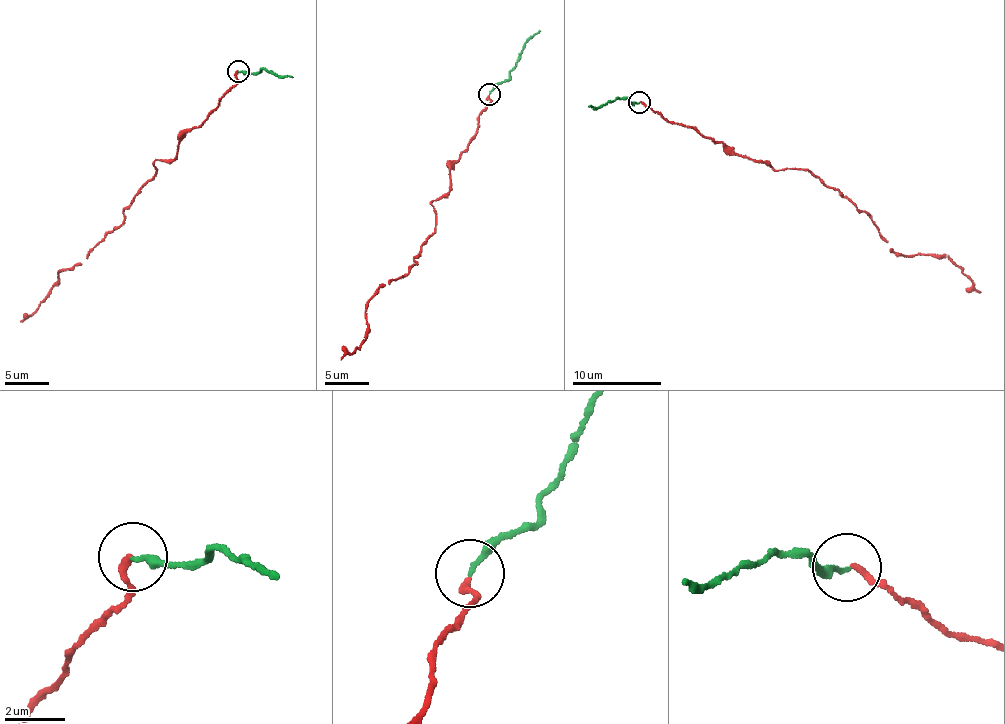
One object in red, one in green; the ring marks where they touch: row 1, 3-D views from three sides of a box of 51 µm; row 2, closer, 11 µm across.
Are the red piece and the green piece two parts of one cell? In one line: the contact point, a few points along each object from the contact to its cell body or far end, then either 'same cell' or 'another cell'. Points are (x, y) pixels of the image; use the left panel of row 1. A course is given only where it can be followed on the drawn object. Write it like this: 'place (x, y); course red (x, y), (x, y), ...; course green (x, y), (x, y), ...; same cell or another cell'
place (238, 71); course red (237, 72), (174, 159), (154, 162), (154, 179), (117, 227), (81, 263), (59, 271), (20, 322); course green (237, 72), (248, 74), (260, 71), (261, 67), (292, 78); same cell

